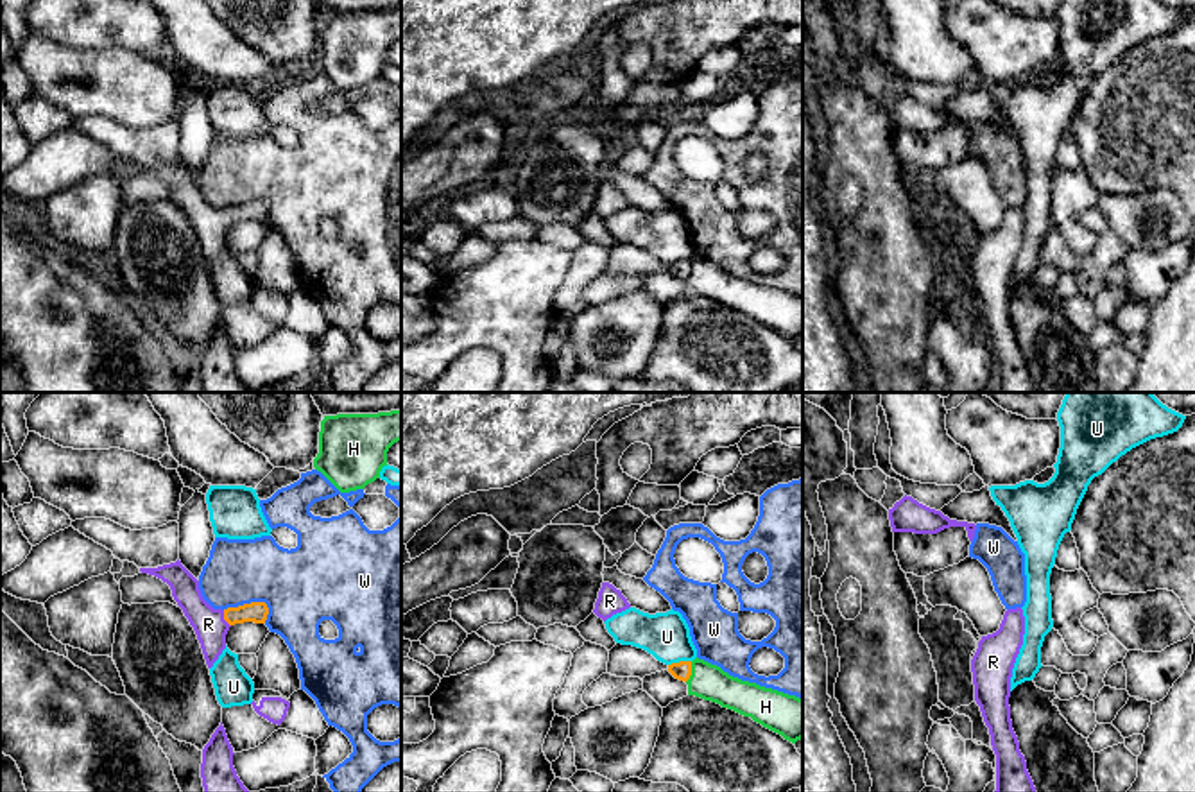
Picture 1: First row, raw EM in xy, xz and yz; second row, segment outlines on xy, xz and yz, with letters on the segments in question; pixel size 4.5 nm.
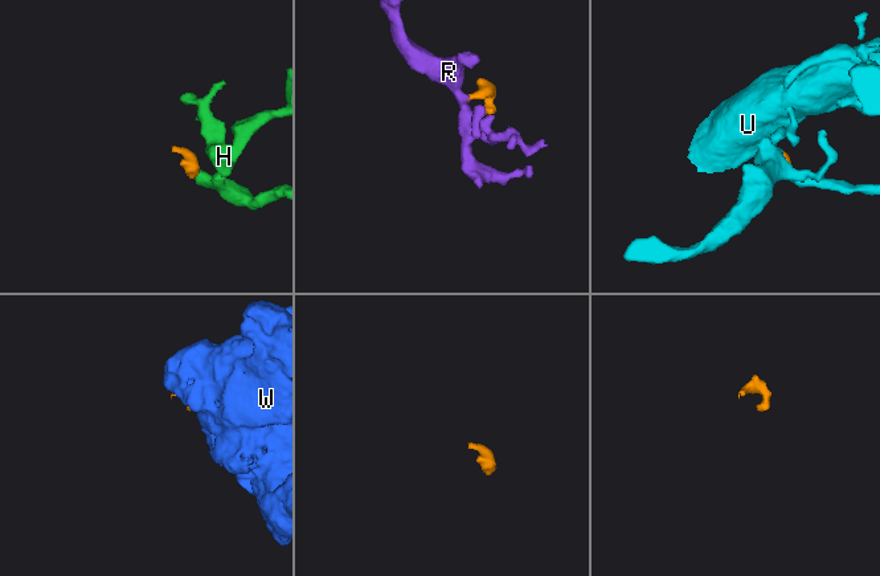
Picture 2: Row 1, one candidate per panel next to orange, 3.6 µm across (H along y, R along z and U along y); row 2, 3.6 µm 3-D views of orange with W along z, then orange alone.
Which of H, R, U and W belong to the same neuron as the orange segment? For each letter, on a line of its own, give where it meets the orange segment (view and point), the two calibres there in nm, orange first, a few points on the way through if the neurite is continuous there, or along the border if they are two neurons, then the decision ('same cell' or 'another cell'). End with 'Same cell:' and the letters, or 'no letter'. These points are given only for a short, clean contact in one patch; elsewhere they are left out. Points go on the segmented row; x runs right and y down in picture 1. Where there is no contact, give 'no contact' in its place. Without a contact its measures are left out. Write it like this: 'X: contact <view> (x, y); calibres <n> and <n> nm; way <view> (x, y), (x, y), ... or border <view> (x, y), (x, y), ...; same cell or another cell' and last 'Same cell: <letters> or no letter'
H: contact xz (690, 672); calibres 90 and 160 nm; border xz (692, 662), (692, 672), (685, 681); another cell
R: contact xy (224, 619); calibres 100 and 140 nm; way xy (257, 611), (224, 619), (208, 624); same cell
U: contact xz (679, 662); calibres 90 and 200 nm; another cell
W: contact xy (249, 604); calibres 100 and 360 nm; another cell
Same cell: R

